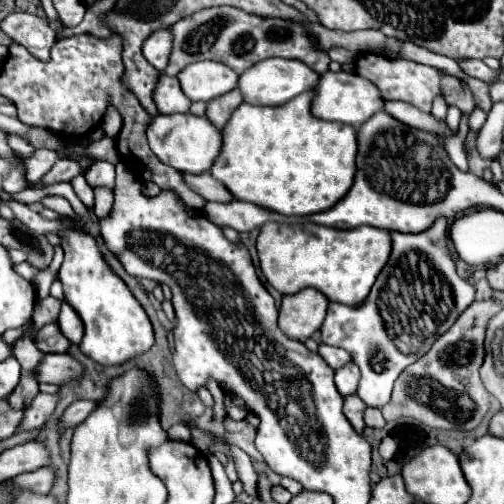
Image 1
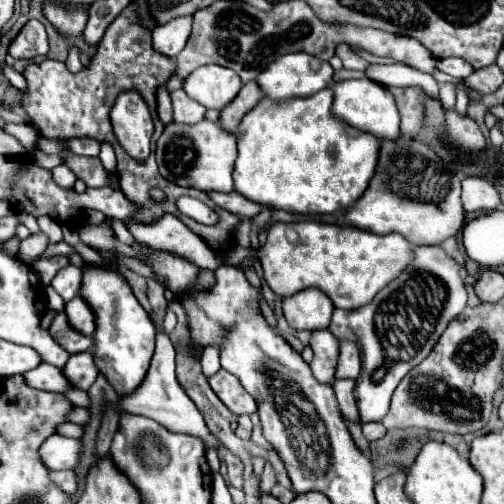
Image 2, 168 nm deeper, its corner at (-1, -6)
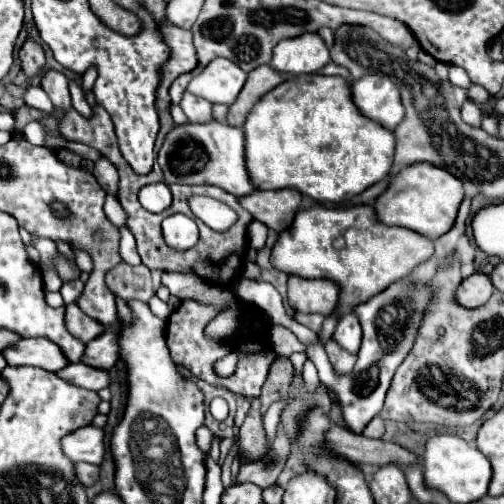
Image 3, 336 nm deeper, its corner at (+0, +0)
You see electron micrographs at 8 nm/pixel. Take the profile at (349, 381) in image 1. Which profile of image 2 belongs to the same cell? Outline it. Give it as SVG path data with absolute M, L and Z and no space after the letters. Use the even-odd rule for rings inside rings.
M342 340L340 342L340 358L338 358L334 378L356 380L358 374L360 374L360 352L358 352L356 344Z

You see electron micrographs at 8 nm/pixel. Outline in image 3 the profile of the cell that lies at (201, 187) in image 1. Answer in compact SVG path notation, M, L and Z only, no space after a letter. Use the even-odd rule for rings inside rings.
M285 188L285 190L257 190L239 200L241 206L249 210L249 214L255 220L263 222L267 228L281 234L293 226L293 218L301 208L303 196L295 188Z

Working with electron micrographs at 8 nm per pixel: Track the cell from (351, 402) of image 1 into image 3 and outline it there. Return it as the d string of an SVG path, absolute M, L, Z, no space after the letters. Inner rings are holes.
M329 340L325 344L325 352L329 356L329 362L333 364L333 368L339 372L339 374L349 374L355 366L355 360L357 356L355 354L349 354L347 350L339 348L339 344L335 344L335 340Z

